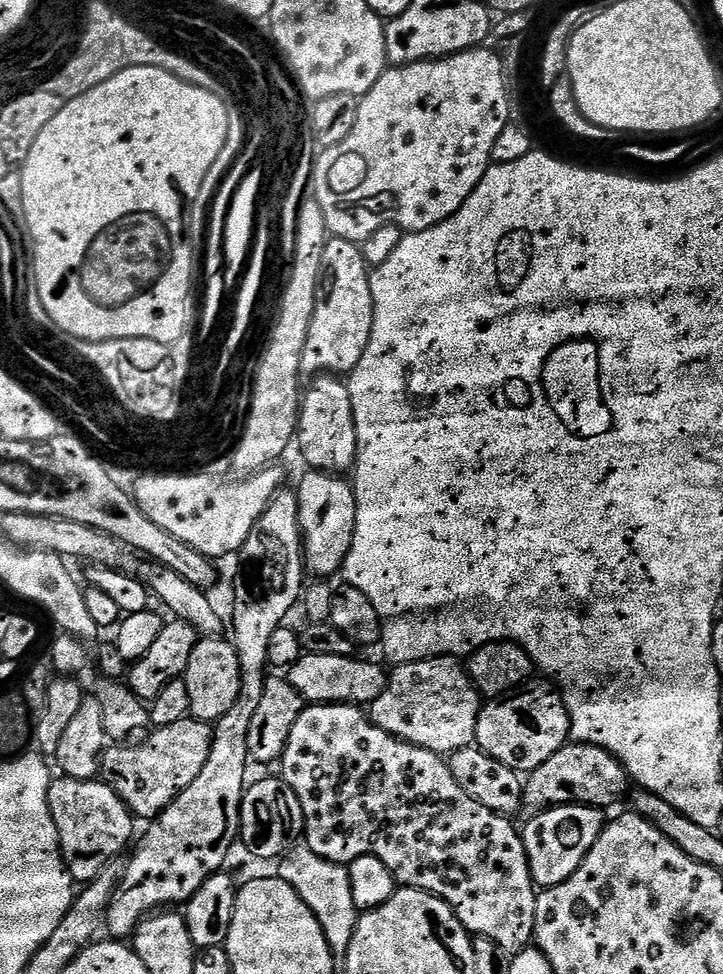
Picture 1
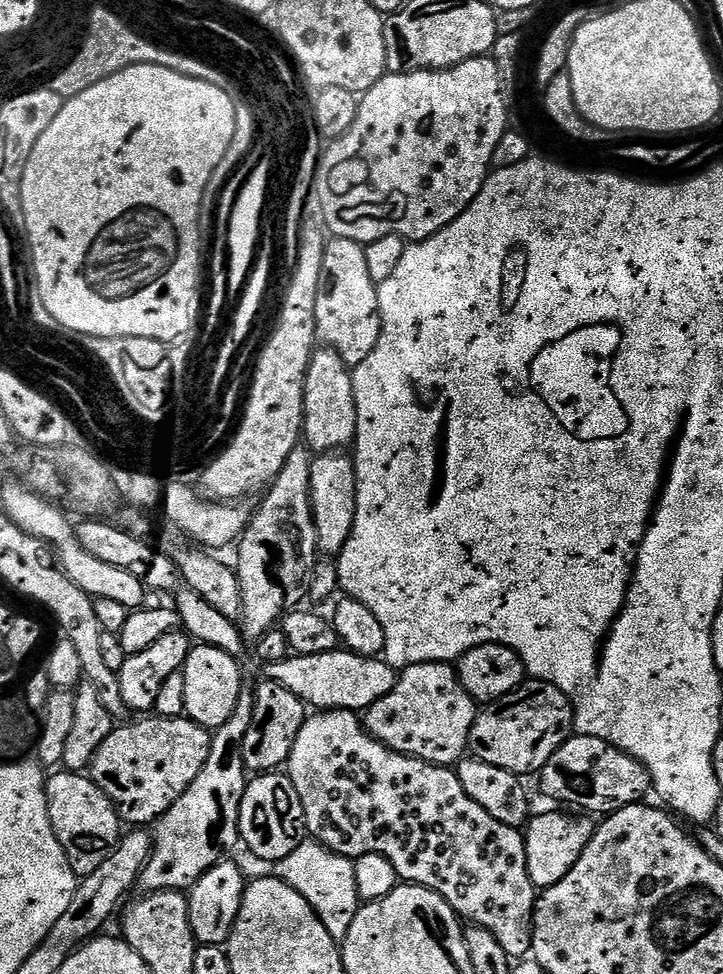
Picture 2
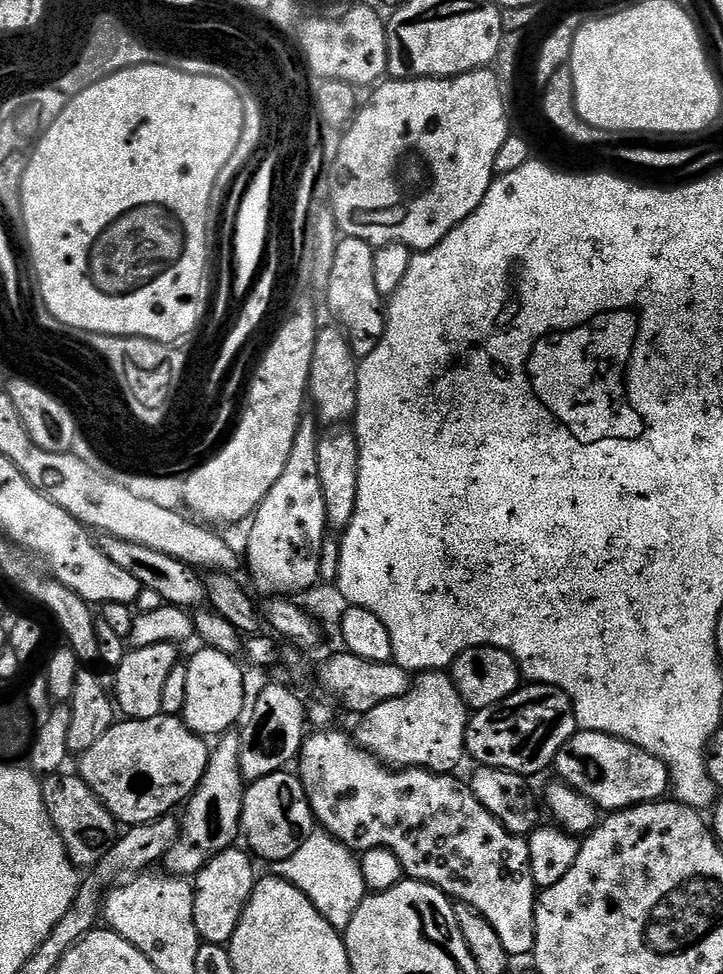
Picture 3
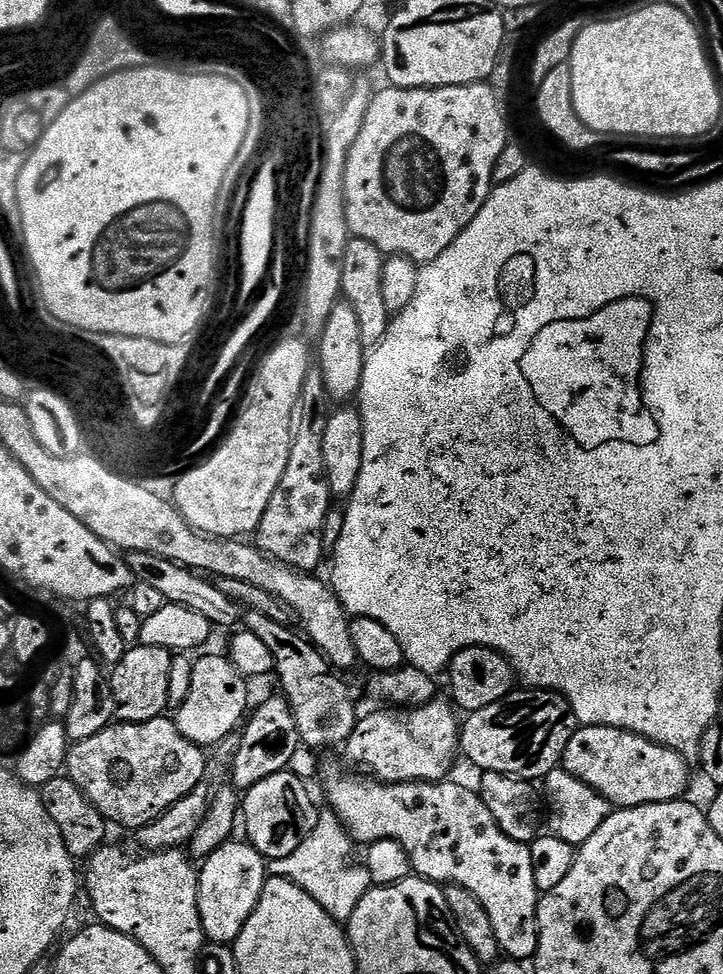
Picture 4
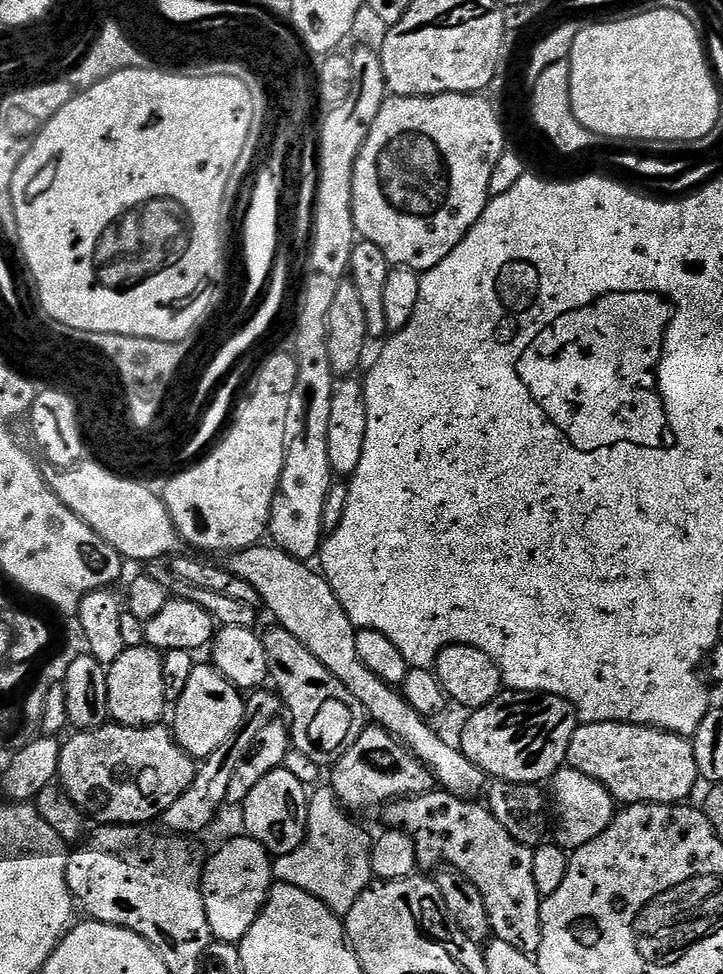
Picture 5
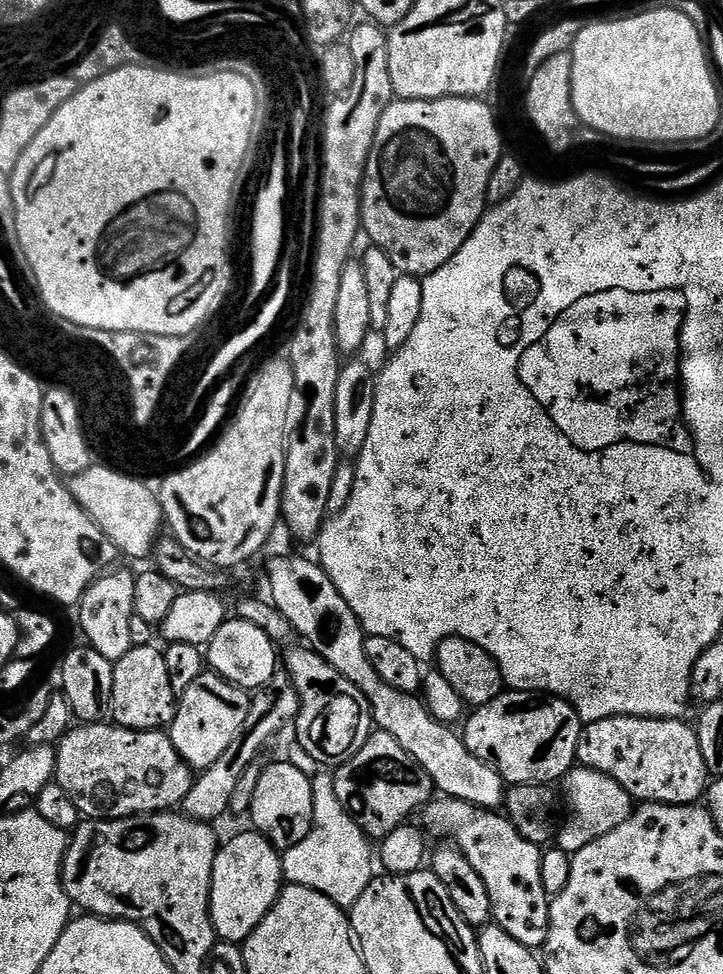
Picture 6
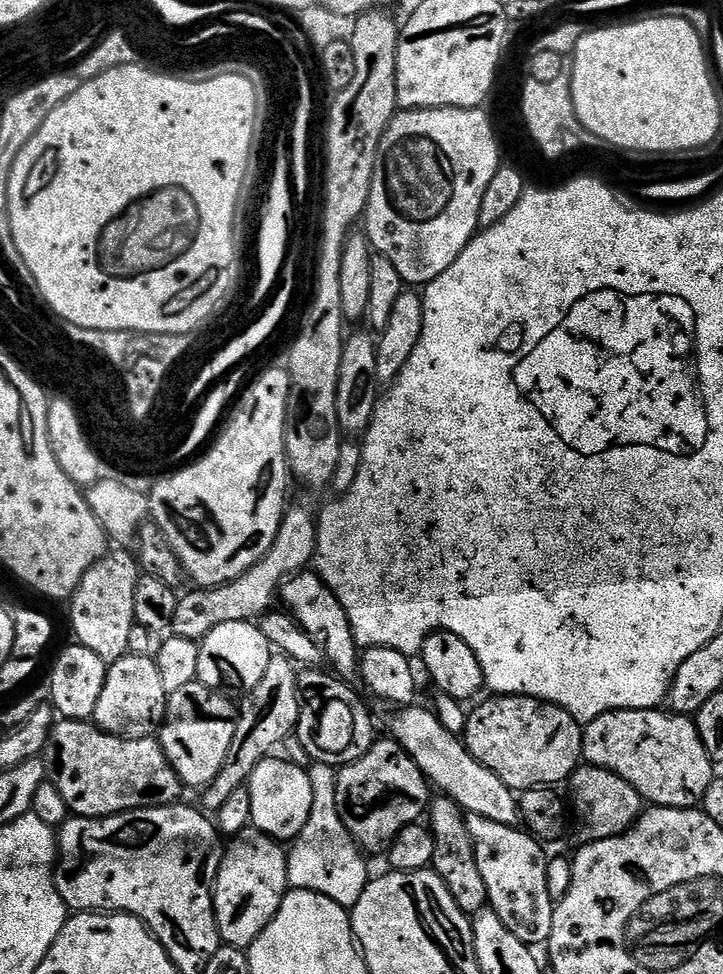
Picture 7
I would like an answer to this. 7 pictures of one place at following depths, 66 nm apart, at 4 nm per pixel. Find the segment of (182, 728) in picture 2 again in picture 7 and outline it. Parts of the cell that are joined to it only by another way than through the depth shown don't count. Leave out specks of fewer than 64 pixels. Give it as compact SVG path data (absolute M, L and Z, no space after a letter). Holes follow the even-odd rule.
M61 719L54 728L54 744L55 740L54 782L62 793L62 798L66 798L66 806L73 817L116 816L119 812L132 812L136 808L157 808L175 804L181 799L180 775L172 769L172 763L166 758L159 739L115 736L97 728L92 722Z

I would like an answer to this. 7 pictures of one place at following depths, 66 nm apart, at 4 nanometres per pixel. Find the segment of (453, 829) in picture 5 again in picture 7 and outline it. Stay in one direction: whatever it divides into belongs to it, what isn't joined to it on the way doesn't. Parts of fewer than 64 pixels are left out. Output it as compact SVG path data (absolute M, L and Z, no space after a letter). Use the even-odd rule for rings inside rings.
M469 815L467 817L468 829L472 840L476 844L476 861L482 870L482 882L486 882L488 903L502 922L516 938L522 938L530 946L547 945L550 934L554 930L554 914L556 904L548 889L548 862L549 853L544 853L545 845L535 836L511 824L490 822L481 816Z

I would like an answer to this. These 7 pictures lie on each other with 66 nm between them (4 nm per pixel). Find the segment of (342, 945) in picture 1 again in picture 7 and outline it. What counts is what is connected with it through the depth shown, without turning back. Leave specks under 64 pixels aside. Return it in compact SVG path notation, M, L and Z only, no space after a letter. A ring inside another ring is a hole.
M313 763L307 771L313 782L313 812L305 830L288 852L288 882L292 888L317 892L351 910L358 898L362 898L370 879L368 864L364 861L366 856L348 833L344 817L336 805L337 773L333 765Z

